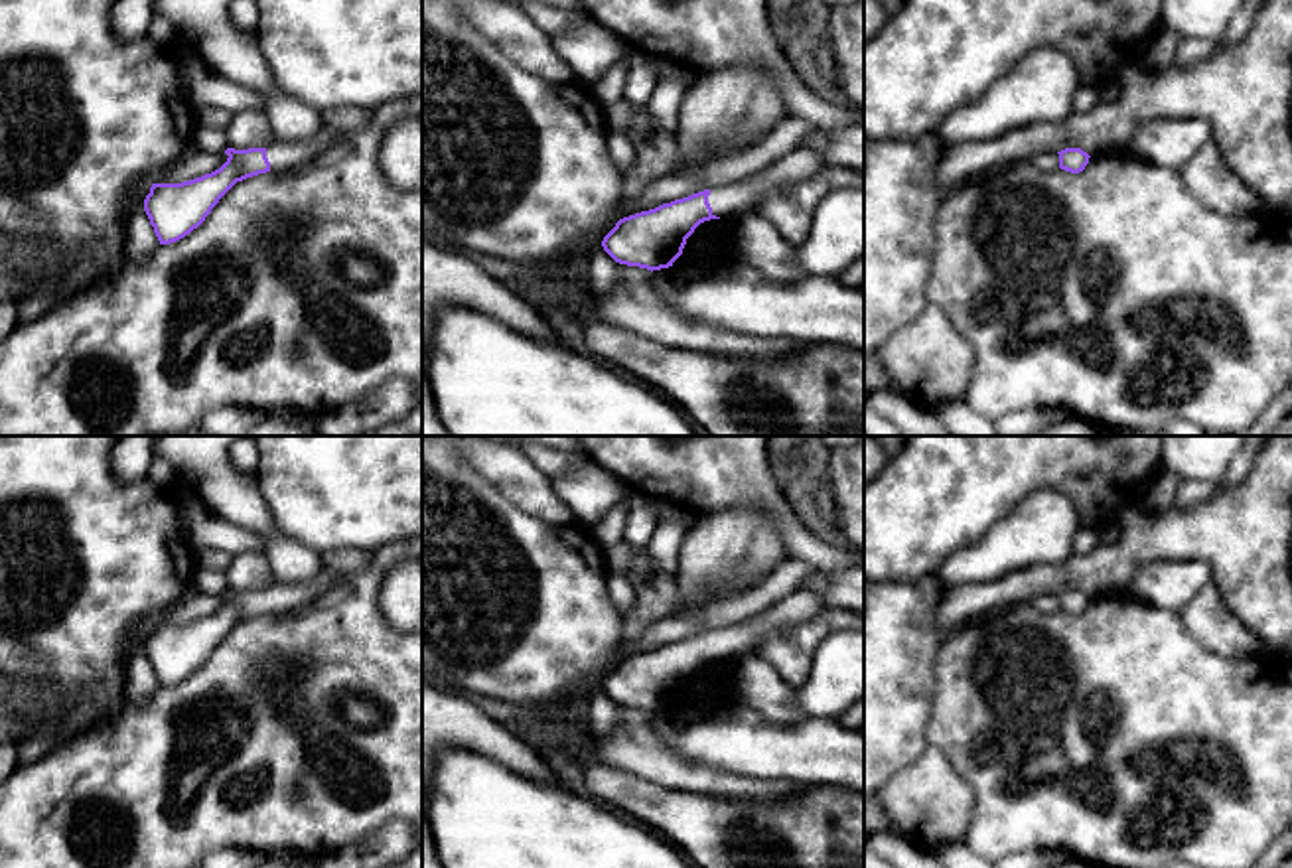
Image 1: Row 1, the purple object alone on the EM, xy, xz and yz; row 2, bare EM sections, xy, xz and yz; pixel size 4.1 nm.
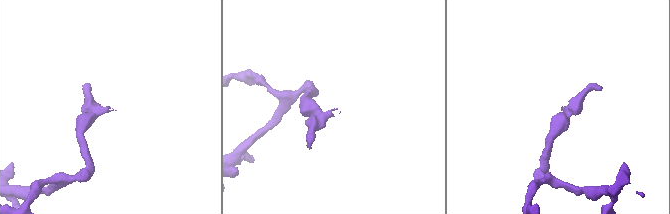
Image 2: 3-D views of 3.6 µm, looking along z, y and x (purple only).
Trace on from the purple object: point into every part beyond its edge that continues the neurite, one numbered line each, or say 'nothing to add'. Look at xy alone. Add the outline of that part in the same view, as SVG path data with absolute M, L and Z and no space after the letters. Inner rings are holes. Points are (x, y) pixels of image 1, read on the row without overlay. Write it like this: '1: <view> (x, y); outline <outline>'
1: xy (281, 596); outline M320 566L320 572L316 574L312 582L304 582L304 584L272 582L266 588L266 600L270 604L270 614L280 614L286 610L312 604L322 594L325 594L337 580L339 580L339 574Z

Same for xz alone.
1: xz (799, 606); outline M797 588L793 594L742 623L712 629L708 637L712 657L726 659L750 653L767 633L799 625L817 615L823 606L821 594L809 588Z

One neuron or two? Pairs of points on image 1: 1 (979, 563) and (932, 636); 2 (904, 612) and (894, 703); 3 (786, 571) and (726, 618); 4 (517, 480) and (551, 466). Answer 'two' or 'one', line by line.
1: two
2: one
3: one
4: two

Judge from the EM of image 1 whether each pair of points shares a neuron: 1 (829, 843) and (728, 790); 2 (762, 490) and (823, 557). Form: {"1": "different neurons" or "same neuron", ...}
{"1": "different neurons", "2": "same neuron"}

